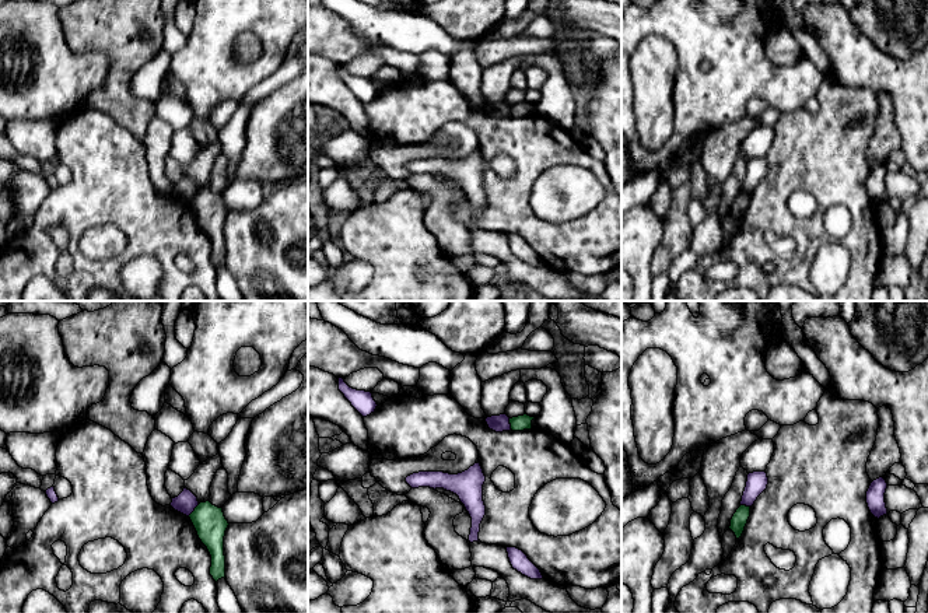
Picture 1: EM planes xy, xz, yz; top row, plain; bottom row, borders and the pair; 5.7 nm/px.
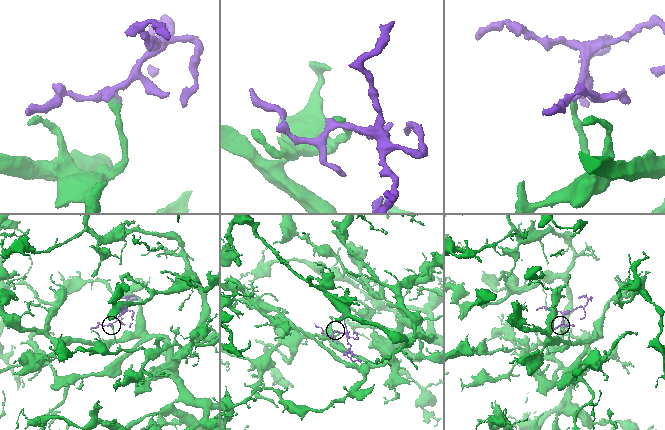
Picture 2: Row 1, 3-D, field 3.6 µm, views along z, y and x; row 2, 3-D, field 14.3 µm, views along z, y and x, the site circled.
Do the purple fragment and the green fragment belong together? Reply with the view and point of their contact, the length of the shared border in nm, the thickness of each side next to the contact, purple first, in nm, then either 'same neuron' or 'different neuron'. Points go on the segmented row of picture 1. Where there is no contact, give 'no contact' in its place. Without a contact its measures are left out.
meets purple in xy at (193, 510); contact 100 nm long; 120 nm thick on the purple side, 190 nm on the other; different neuron

